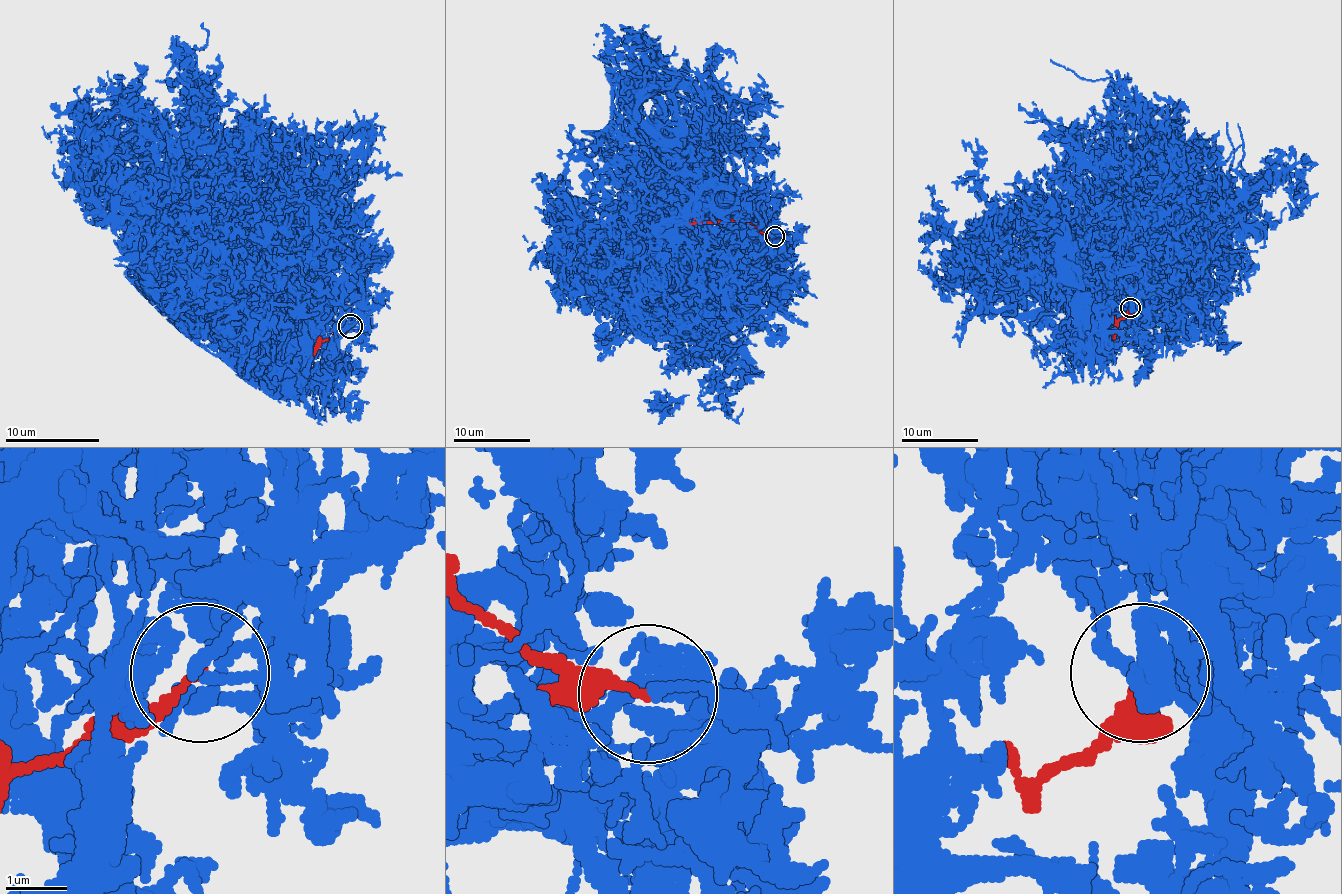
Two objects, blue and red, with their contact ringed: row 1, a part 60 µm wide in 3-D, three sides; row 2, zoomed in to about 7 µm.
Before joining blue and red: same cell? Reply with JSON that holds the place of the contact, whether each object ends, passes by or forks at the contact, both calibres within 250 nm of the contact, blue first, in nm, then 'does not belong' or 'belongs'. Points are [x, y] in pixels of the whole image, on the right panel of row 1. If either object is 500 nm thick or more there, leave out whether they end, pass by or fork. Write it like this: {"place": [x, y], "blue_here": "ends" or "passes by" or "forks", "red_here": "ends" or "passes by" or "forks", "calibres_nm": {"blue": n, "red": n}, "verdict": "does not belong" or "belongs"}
{"place": [1130, 307], "blue_here": "ends", "red_here": "ends", "calibres_nm": {"blue": 150, "red": 150}, "verdict": "does not belong"}

